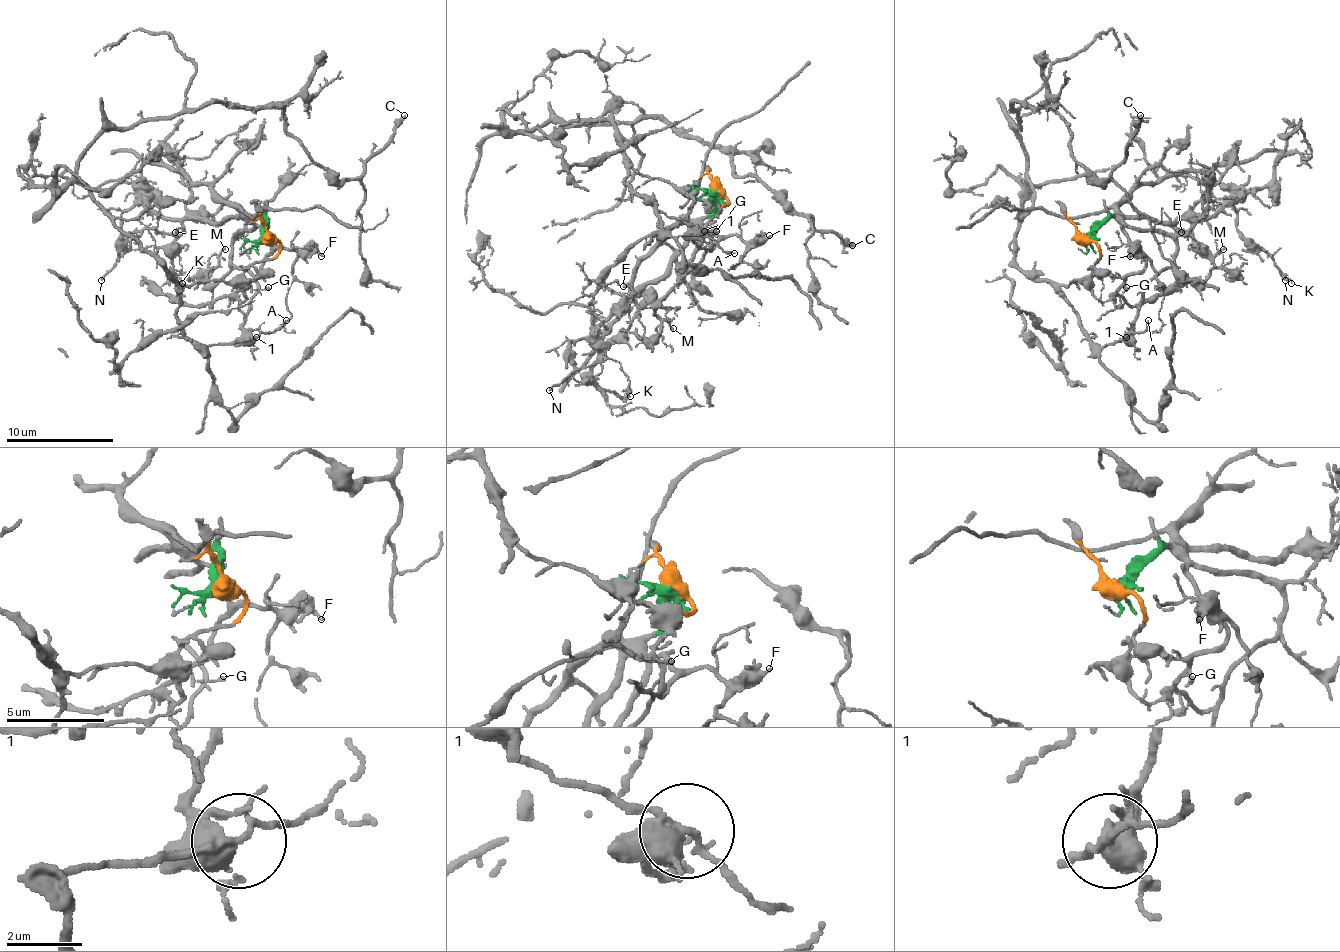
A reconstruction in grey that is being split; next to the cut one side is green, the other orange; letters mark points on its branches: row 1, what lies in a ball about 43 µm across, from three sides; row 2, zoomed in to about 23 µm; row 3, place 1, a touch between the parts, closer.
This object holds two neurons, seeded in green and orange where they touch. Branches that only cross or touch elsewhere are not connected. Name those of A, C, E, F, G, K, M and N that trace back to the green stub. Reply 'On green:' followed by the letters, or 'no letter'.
On green: E, F, G, K, M, N

